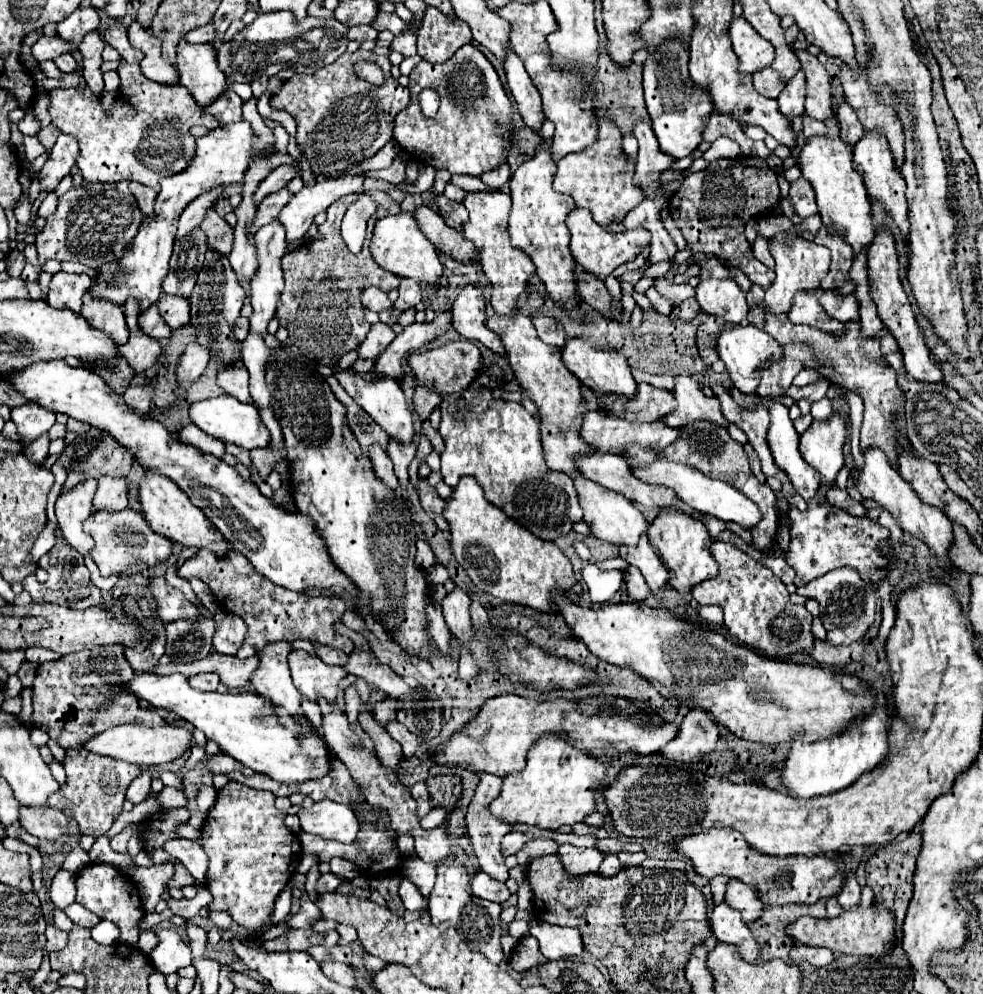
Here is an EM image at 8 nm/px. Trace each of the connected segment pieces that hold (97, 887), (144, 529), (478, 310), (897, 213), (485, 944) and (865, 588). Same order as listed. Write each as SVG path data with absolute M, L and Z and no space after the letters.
M105 863L87 865L83 871L79 871L79 875L75 877L75 883L77 883L77 903L81 903L85 909L99 915L101 919L115 923L121 929L121 941L135 947L139 939L137 925L145 915L135 883L131 883L131 879L125 873L121 873L117 867L111 867Z
M123 509L117 513L97 511L93 513L87 523L83 523L83 531L87 531L95 541L95 551L91 551L93 561L101 569L101 575L111 573L141 573L161 561L165 561L173 553L173 541L163 535L151 531L143 515L135 509Z
M469 283L461 287L453 303L451 315L453 315L453 327L457 329L459 335L463 335L465 339L481 341L495 353L505 355L499 335L485 327L485 297L477 285Z
M865 131L865 135L855 143L853 147L853 169L863 177L867 193L873 199L883 201L889 215L899 225L901 233L907 235L907 197L905 197L905 179L901 171L895 167L889 143L883 135L883 131Z
M447 859L437 865L437 881L429 895L429 911L433 925L439 923L451 923L461 935L467 947L471 947L477 953L483 953L491 963L499 965L503 961L503 949L501 949L501 905L479 899L469 893L469 873L463 863L457 859Z
M835 569L819 579L813 579L807 585L797 587L799 595L813 597L821 607L821 621L827 631L827 643L831 645L851 645L865 637L867 629L873 625L876 614L877 595L871 585L861 581L857 571Z

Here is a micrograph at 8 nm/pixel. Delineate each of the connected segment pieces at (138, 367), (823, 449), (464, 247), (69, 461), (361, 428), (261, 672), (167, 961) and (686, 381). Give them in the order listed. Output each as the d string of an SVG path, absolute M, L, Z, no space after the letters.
M125 303L123 307L125 311L125 319L127 319L127 327L129 327L129 341L119 347L117 351L127 359L127 363L131 365L135 375L145 375L151 377L151 373L155 371L157 359L161 355L161 347L155 339L143 335L143 331L139 331L137 325L137 317L139 311L135 311L135 303Z
M833 415L829 421L813 421L801 435L801 457L821 475L821 485L835 485L835 477L845 463L845 437L847 429L841 415Z
M417 207L415 209L415 219L419 219L421 231L427 235L427 239L443 253L453 257L455 261L461 263L477 263L479 261L479 251L475 245L463 237L461 231L455 231L449 227L439 213L431 211L429 207Z
M91 427L87 433L81 433L75 437L75 441L63 449L63 453L57 459L57 465L65 467L67 473L77 473L81 479L97 479L101 475L107 477L125 477L131 469L133 453L125 449L117 439L113 439L107 431Z
M333 375L325 377L325 381L329 383L335 397L347 407L347 423L349 423L349 429L353 431L353 435L357 437L361 449L369 449L371 445L379 445L381 449L385 449L389 445L387 433L345 393L345 389L339 385L339 381Z
M269 643L259 653L259 667L251 675L251 683L259 695L267 697L275 709L289 711L291 719L297 721L303 729L309 727L309 721L301 707L301 693L291 681L287 655L291 651L289 643Z
M153 927L153 931L159 939L153 951L149 953L149 959L155 969L159 969L163 975L169 975L179 967L191 965L191 949L181 933L177 933L175 929L161 927Z
M679 377L671 393L677 401L677 407L663 417L663 423L667 423L669 427L685 427L687 423L699 419L709 419L727 427L727 419L721 413L719 399L715 395L705 395L691 377Z

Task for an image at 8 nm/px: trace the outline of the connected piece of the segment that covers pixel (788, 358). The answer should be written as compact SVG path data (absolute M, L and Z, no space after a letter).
M765 301L759 303L759 307L765 313L765 331L773 335L781 349L783 357L775 361L769 367L761 369L761 381L757 387L757 393L761 397L773 395L779 397L783 395L789 387L793 377L801 369L815 369L819 375L831 383L839 383L847 389L853 389L861 395L865 401L865 419L861 425L861 451L869 445L881 447L883 453L889 457L891 465L897 465L897 445L911 447L906 433L906 422L904 414L905 396L901 389L897 387L895 381L895 371L887 367L887 363L879 363L879 343L875 339L861 339L859 337L859 323L845 323L845 329L841 335L833 335L827 331L819 331L809 325L795 325L783 319L783 313L775 315L767 311Z

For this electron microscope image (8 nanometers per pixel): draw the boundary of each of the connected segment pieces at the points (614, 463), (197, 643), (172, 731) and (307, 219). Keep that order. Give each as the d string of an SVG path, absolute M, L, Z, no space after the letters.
M599 451L579 453L577 459L575 459L575 465L587 479L591 479L591 481L615 491L615 493L625 495L633 503L643 503L645 507L673 507L673 509L679 509L679 505L677 505L679 499L677 499L677 495L671 489L661 487L661 485L651 485L651 483L645 483L645 481L633 477L631 471L629 471L629 465L625 463L625 459L621 455L599 453Z
M203 617L203 623L171 623L165 627L167 631L167 649L165 649L165 655L171 657L173 663L191 663L191 661L197 661L197 659L203 659L209 655L211 651L211 639L213 639L213 633L215 633L215 623L211 619L205 619Z
M117 725L107 731L101 731L93 735L87 743L85 749L93 751L97 755L107 755L113 759L129 761L141 767L149 765L159 765L177 759L183 755L189 747L193 745L193 737L185 727L175 727L175 725L163 725L163 727L143 727L143 725Z
M343 175L337 179L317 181L313 187L303 187L279 213L279 223L285 227L287 241L292 242L305 237L307 229L313 225L317 213L325 211L335 199L343 195L361 191L363 175Z

